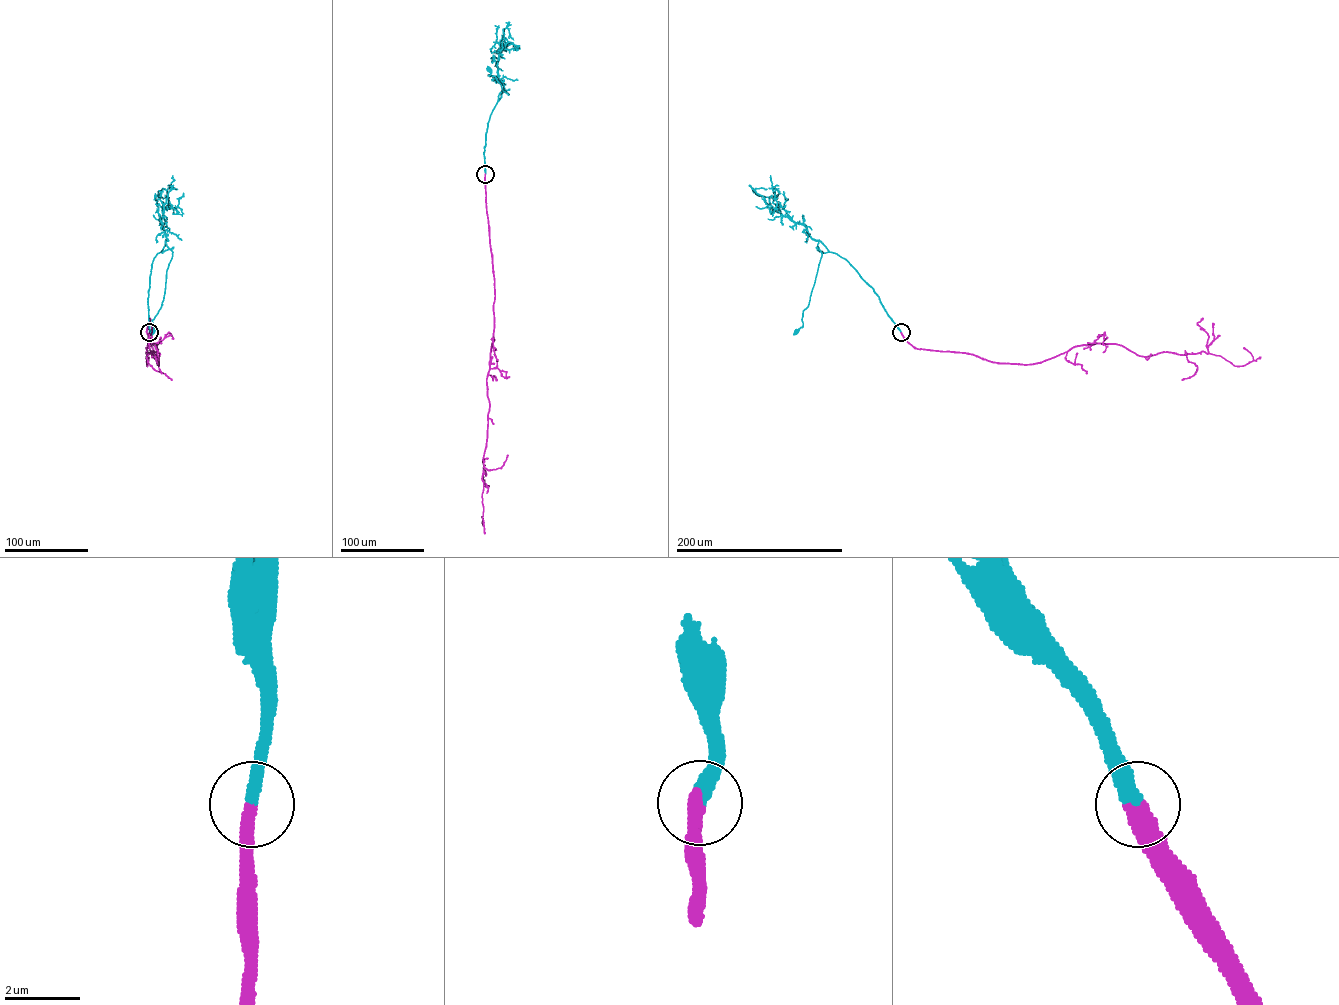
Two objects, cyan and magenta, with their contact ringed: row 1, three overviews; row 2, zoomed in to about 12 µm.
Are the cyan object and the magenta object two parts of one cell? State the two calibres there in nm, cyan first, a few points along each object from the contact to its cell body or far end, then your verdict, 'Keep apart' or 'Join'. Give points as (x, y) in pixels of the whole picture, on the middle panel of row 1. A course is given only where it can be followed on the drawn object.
Thickness 360 nm (cyan) against 420 nm. Course of cyan: (485, 174), (487, 124), (501, 91), (508, 95), (494, 76), (488, 75), (488, 69). Course of magenta: (485, 174), (495, 301), (494, 340), (486, 379), (489, 409), (482, 475), (482, 516). Join

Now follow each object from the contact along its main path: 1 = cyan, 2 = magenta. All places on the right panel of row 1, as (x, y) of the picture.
1: (901, 332), (874, 290), (846, 260), (818, 240), (822, 256), (809, 304), (803, 311), (802, 326), (796, 331)
2: (901, 332), (917, 348), (1024, 364), (1100, 343), (1145, 356), (1204, 351), (1239, 366), (1253, 360), (1243, 347)

